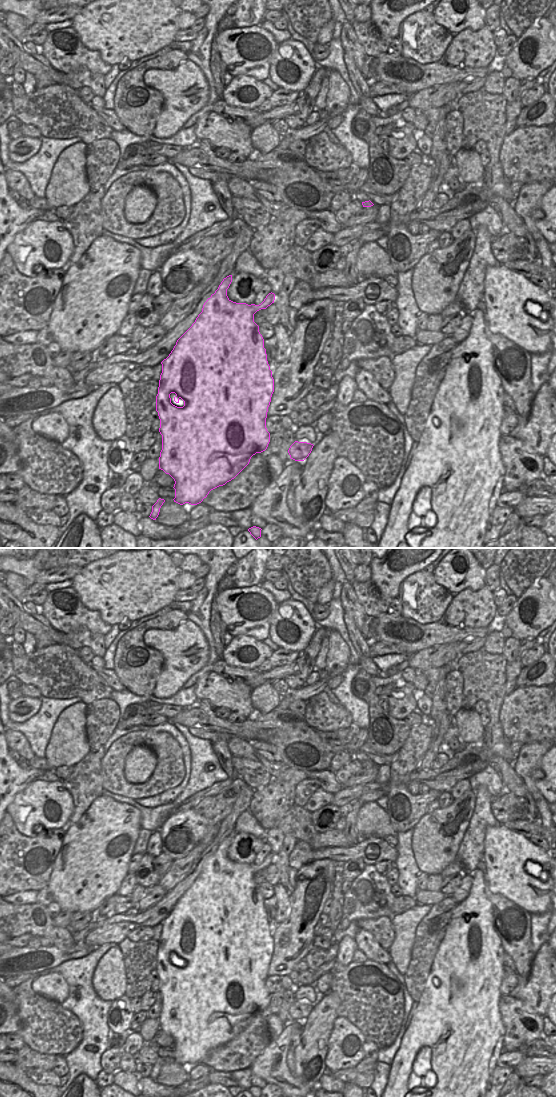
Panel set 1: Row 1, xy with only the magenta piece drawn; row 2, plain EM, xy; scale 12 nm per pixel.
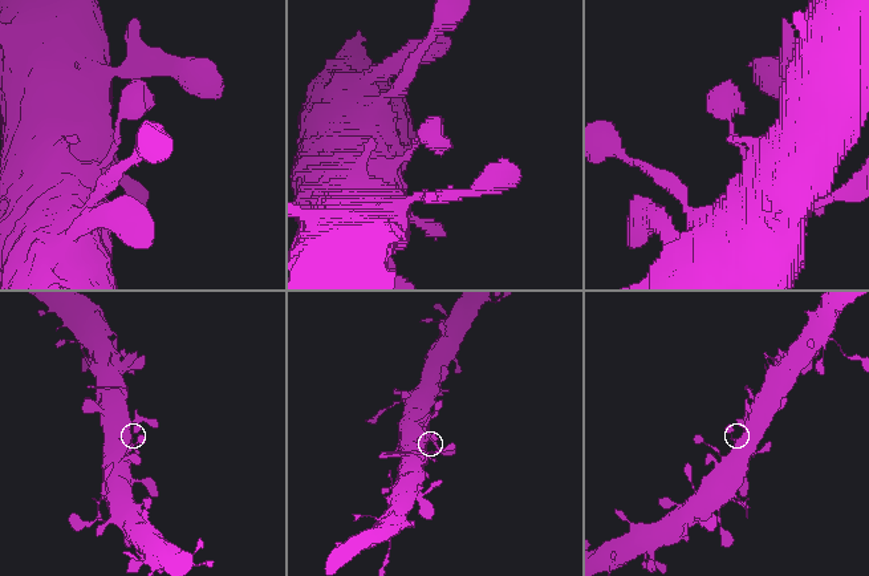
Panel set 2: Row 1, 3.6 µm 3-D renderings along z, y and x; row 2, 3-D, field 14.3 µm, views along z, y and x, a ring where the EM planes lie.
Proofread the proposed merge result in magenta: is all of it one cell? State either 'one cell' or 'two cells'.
one cell

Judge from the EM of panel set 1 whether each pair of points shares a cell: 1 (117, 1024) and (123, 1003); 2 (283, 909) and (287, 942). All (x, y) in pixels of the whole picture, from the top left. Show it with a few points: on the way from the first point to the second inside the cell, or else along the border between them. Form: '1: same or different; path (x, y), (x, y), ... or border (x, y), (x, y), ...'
1: same; path (121, 1020), (121, 1008)
2: different; border (289, 897), (289, 914), (277, 925)

